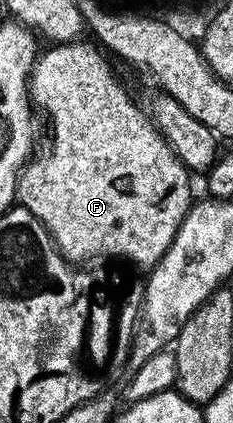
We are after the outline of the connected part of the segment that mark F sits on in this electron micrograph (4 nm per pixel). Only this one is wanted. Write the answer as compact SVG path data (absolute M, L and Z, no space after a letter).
M57 43L55 46L49 47L49 52L41 51L36 57L36 63L32 68L31 77L28 81L28 90L31 99L37 105L40 103L48 111L48 120L52 123L52 141L48 144L48 153L37 164L29 163L19 177L19 203L26 210L30 210L30 214L34 214L34 218L38 218L44 223L44 229L51 236L59 236L65 251L71 253L71 256L85 256L85 253L96 252L97 250L117 252L124 245L130 250L130 254L139 254L145 258L151 258L153 261L158 261L162 259L168 247L174 242L174 238L178 234L178 226L184 221L184 215L187 214L188 209L194 203L192 184L188 181L190 172L172 151L171 145L164 139L163 134L151 123L145 109L141 105L139 108L128 97L127 90L116 81L111 66L104 61L105 53L100 50L95 52L90 45L82 43Z

